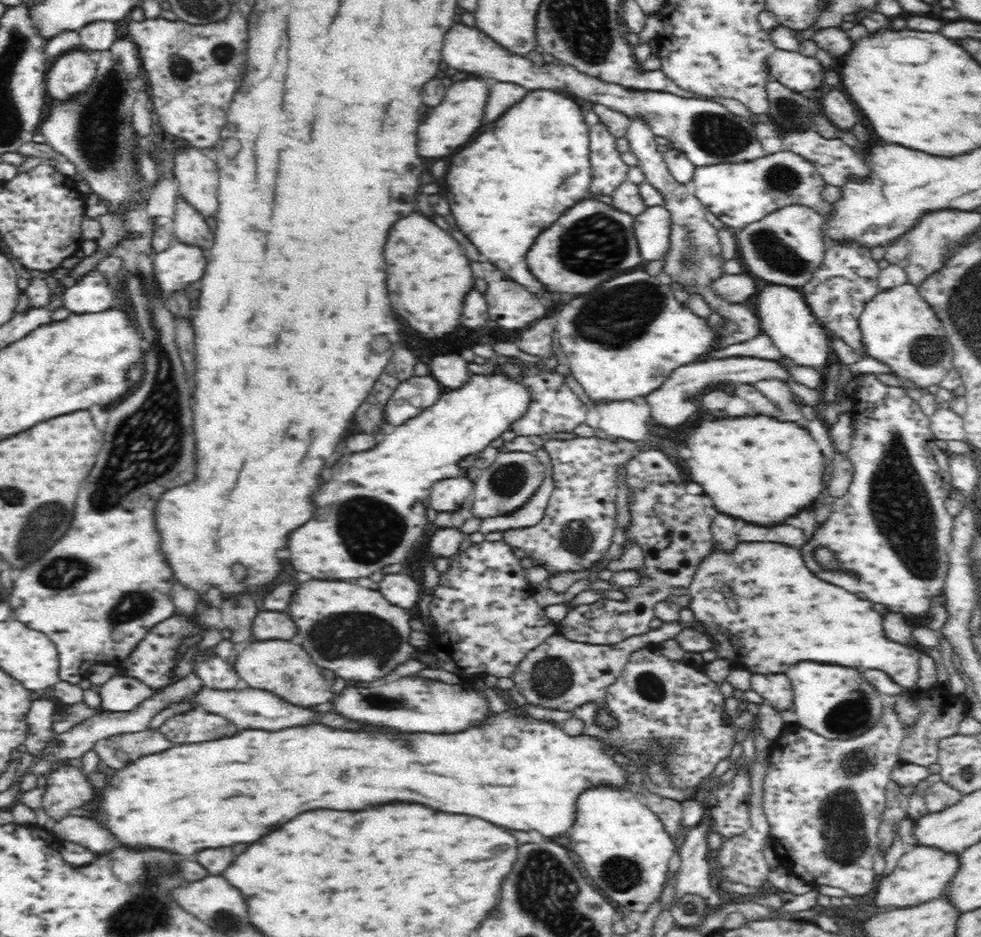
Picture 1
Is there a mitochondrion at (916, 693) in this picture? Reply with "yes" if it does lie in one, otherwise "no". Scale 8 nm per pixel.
no

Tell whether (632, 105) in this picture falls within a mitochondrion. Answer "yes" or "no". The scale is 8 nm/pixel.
no

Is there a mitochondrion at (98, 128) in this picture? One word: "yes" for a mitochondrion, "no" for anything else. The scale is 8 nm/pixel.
yes

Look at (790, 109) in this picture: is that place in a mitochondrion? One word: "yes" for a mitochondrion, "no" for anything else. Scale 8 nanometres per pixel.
yes

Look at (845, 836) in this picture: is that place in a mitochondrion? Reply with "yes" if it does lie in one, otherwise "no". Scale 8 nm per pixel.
yes

